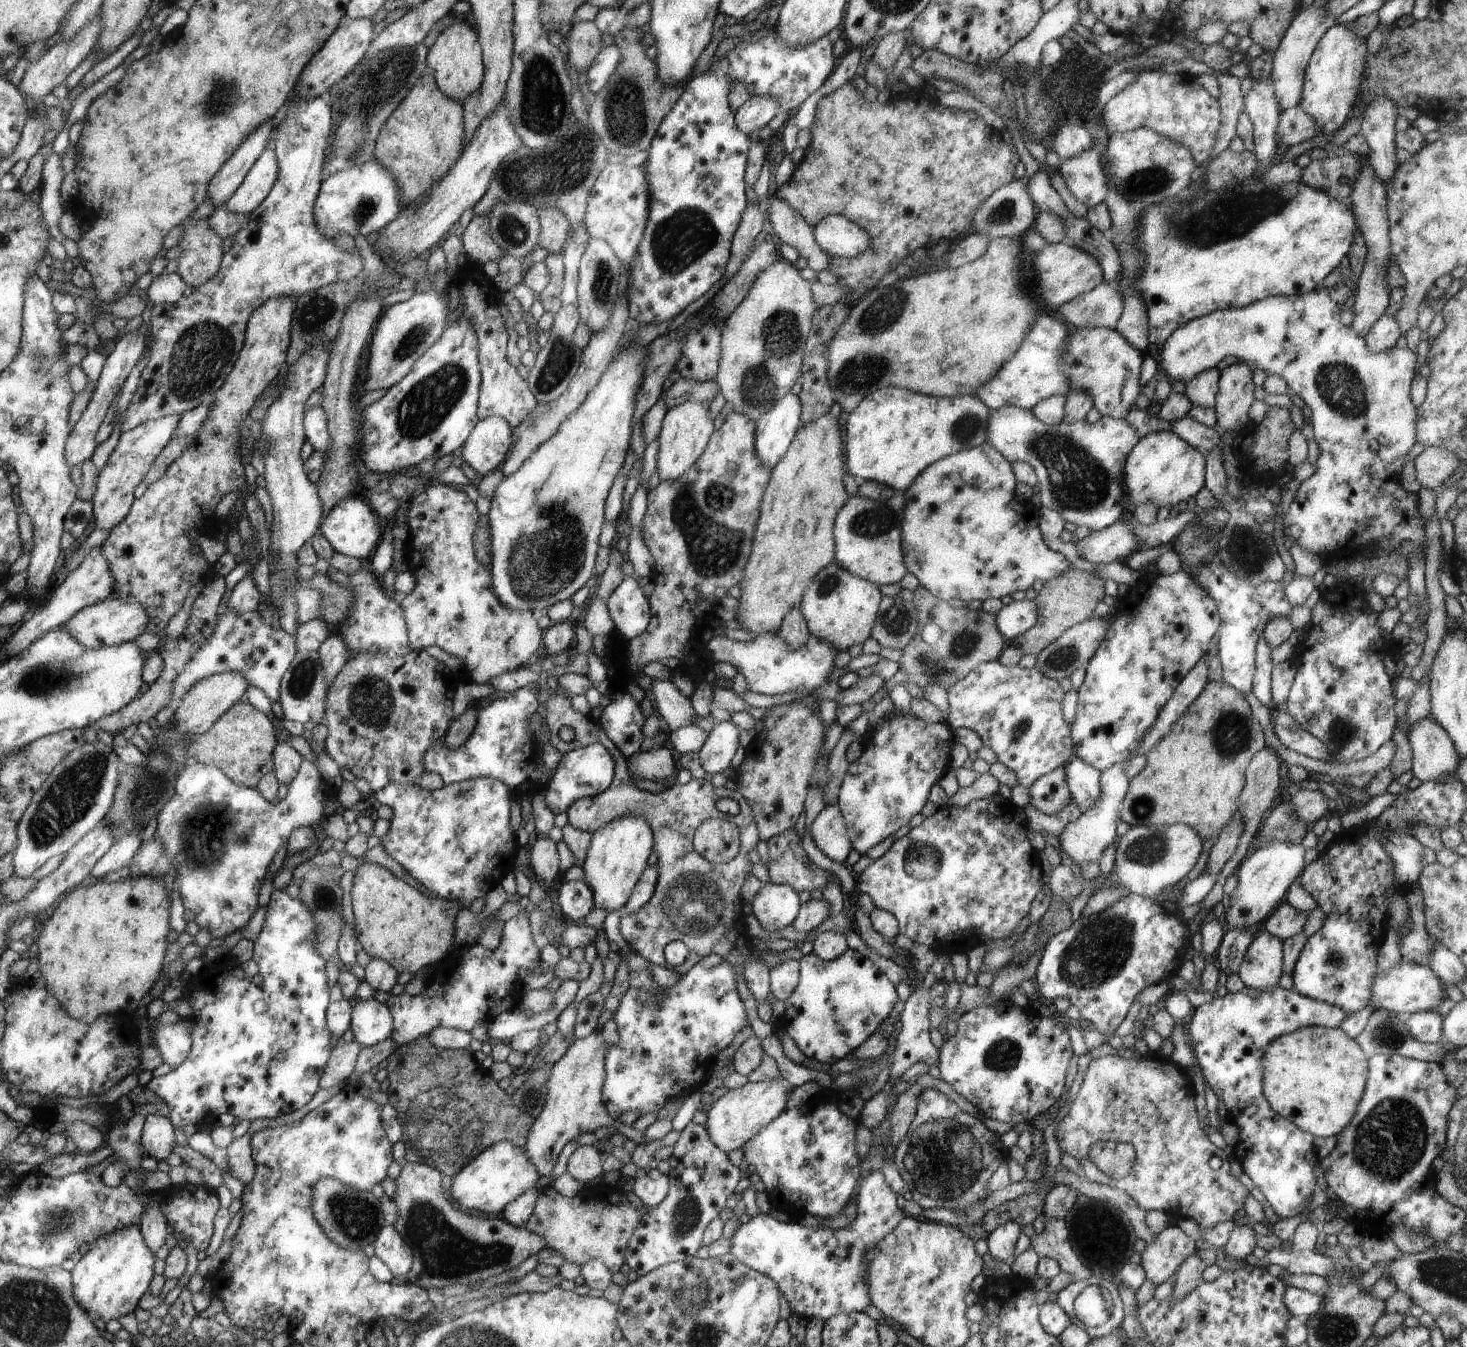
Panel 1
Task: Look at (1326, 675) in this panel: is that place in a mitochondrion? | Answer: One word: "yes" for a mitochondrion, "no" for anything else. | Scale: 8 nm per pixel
no

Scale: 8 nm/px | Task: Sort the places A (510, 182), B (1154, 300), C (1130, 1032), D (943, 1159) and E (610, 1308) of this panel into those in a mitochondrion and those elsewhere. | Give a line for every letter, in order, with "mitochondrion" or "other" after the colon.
A: mitochondrion
B: other
C: other
D: mitochondrion
E: other

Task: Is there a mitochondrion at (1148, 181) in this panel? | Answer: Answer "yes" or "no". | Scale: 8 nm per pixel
yes

